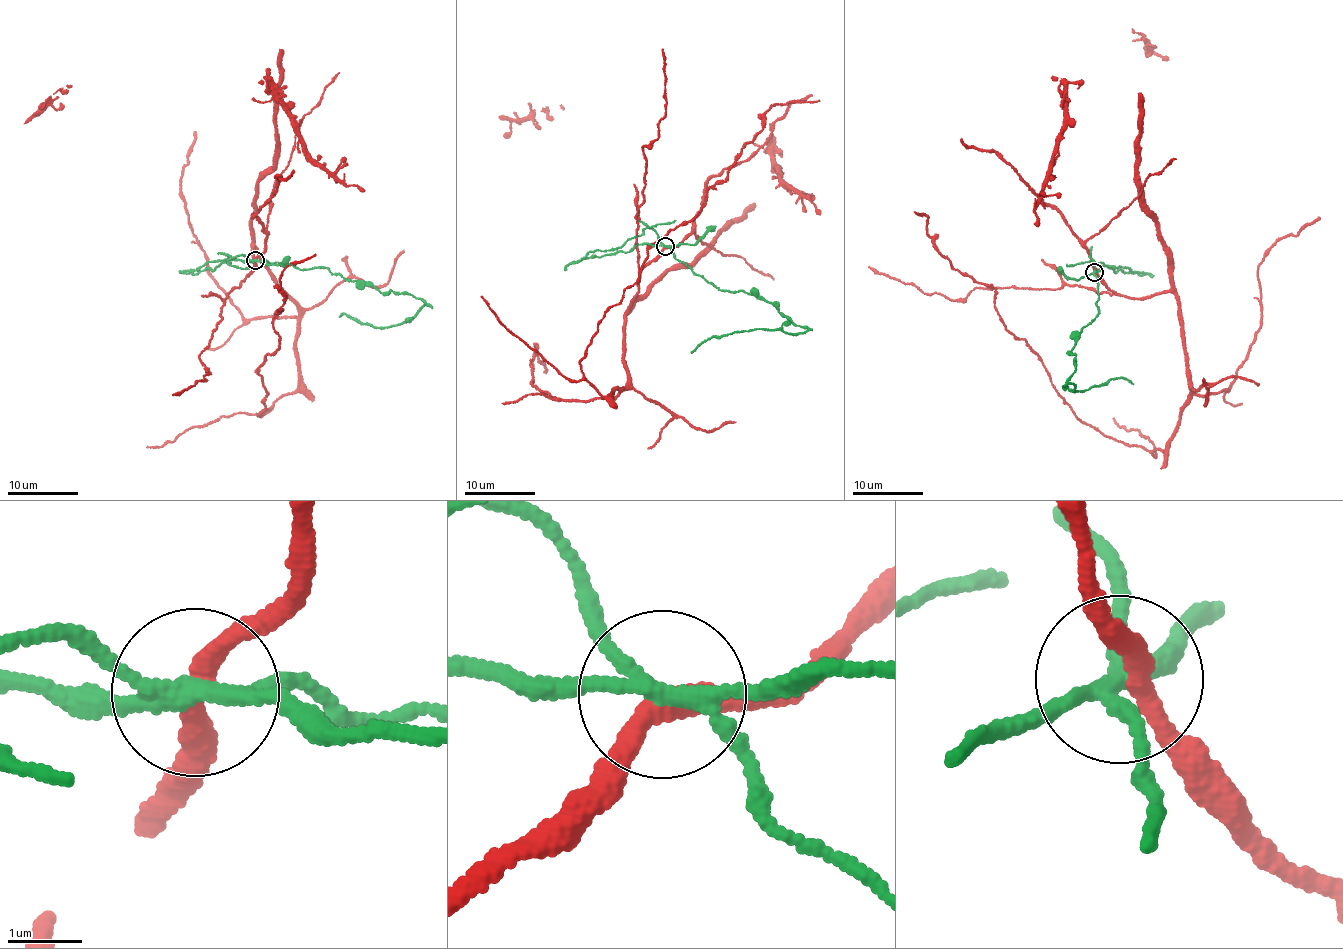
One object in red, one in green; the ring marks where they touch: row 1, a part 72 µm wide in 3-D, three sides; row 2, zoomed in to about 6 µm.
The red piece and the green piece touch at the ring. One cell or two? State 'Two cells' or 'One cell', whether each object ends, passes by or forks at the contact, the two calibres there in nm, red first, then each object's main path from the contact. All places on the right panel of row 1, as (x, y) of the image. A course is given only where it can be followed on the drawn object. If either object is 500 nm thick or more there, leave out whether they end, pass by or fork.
Two cells. At the ring red passes by. At the ring green forks. Thickness 280 nm (red) against 200 nm. Course of red: (1095, 272), (1119, 294), (1177, 300), (1190, 401), (1167, 451), (1075, 416), (995, 289), (951, 266), (914, 211). Course of green: (1095, 272), (1099, 312), (1076, 337), (1072, 391), (1120, 377), (1134, 384)

